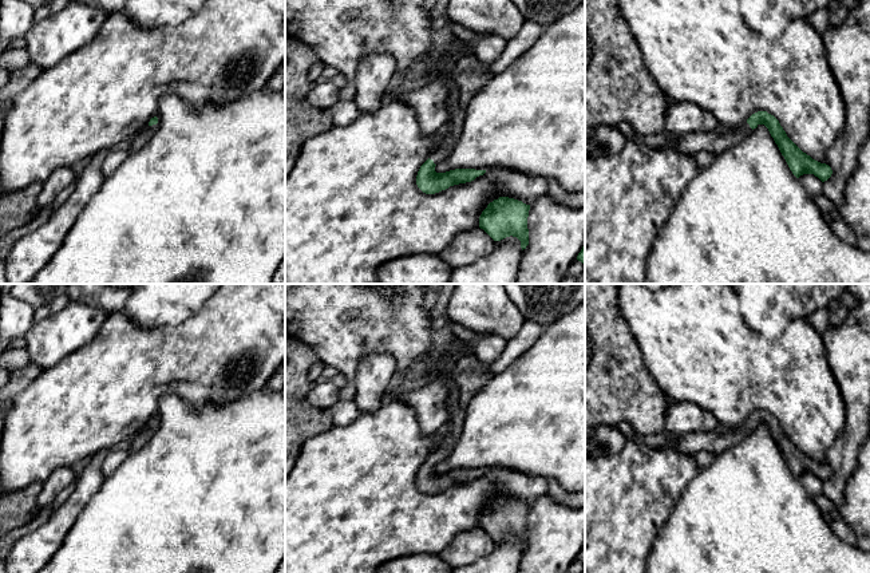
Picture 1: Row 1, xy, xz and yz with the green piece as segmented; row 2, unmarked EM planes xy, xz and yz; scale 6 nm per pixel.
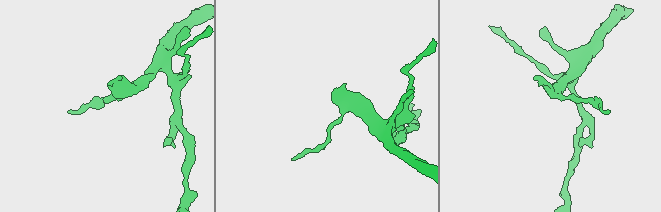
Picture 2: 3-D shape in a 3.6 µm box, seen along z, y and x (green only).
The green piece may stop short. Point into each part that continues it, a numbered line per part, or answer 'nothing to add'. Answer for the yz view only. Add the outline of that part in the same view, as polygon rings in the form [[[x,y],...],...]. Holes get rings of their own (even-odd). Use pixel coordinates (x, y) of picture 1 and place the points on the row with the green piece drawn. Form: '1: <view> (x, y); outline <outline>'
1: yz (723, 138); outline [[[743,122],[737,126],[724,126],[720,125],[717,130],[711,133],[687,133],[684,135],[680,135],[679,139],[673,145],[663,145],[663,146],[671,146],[676,151],[693,157],[699,151],[708,151],[711,154],[719,154],[733,145],[742,142],[746,137],[748,137],[752,133],[752,129],[747,122]]]

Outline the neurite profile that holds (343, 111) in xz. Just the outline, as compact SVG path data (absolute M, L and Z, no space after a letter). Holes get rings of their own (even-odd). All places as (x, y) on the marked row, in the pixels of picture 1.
M355 99L352 100L337 100L329 107L332 111L332 120L335 127L343 127L351 123L359 114Z

